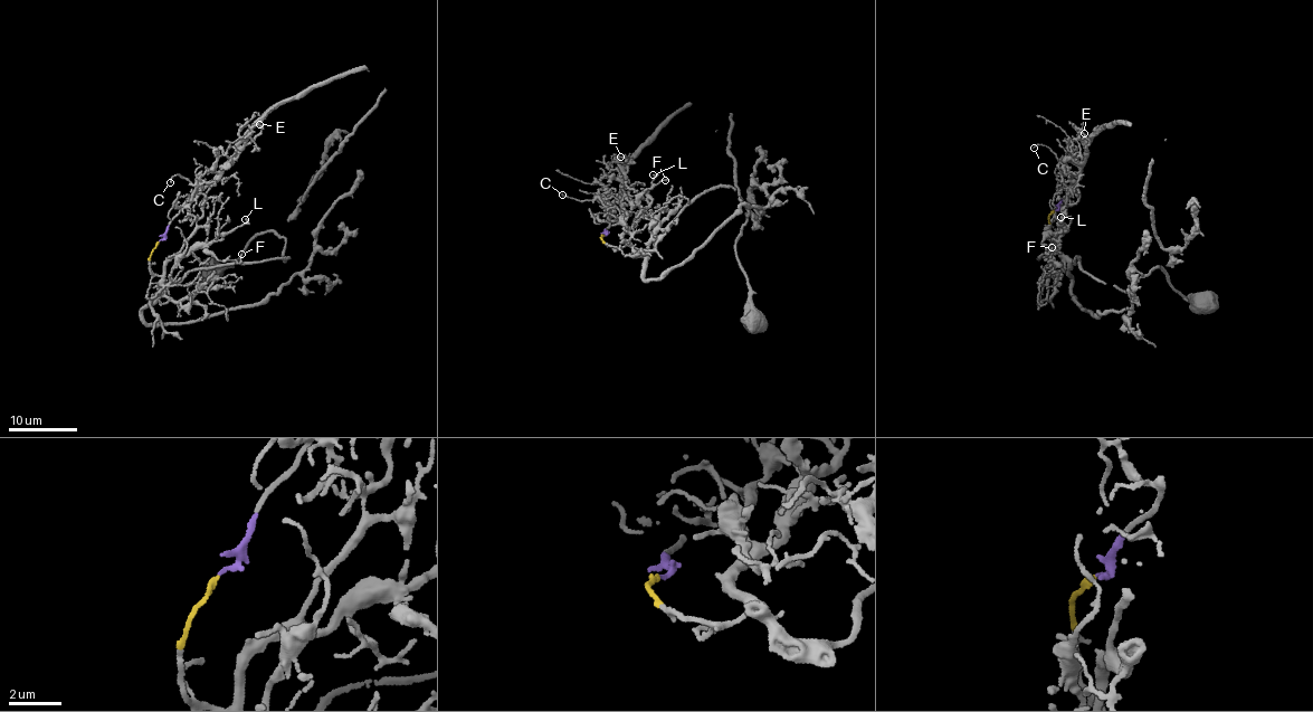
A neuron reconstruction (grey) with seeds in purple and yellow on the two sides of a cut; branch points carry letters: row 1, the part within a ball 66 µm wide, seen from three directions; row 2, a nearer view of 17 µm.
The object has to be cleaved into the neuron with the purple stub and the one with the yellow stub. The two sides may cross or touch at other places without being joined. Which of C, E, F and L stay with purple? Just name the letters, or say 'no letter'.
C, E

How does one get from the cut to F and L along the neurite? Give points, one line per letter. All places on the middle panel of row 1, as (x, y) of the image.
F: (603, 234), (601, 238), (605, 241), (624, 245), (624, 233), (637, 226), (639, 195), (665, 180)
L: (603, 234), (601, 238), (605, 241), (624, 245), (624, 233), (637, 225), (643, 210), (648, 207), (653, 174)

